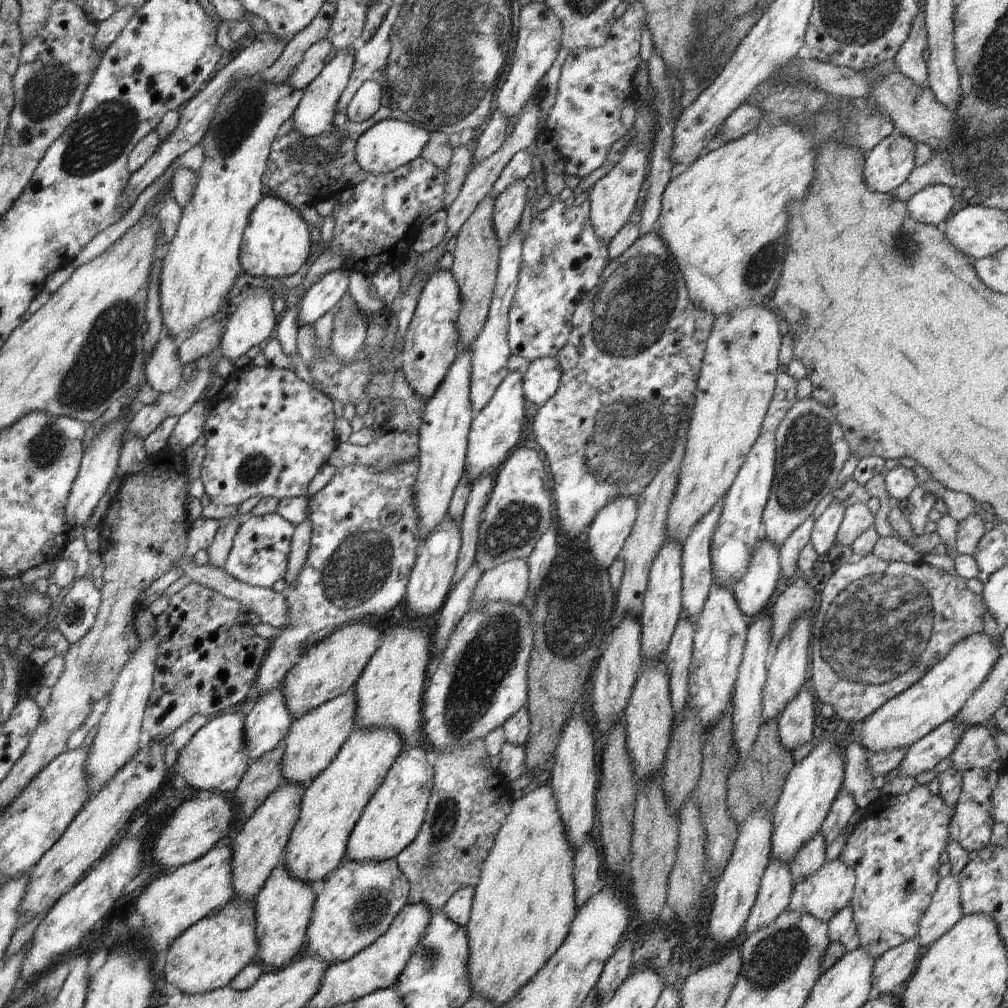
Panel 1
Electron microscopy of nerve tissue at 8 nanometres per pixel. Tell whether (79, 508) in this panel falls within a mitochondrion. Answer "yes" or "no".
no

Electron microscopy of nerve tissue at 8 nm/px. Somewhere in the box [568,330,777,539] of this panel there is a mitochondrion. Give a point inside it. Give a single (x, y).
(627, 435)

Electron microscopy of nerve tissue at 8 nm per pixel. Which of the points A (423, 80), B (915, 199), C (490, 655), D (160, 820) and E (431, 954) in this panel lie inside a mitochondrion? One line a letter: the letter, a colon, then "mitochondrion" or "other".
A: mitochondrion
B: other
C: mitochondrion
D: other
E: mitochondrion

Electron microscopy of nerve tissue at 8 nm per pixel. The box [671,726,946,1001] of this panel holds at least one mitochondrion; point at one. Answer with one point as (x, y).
(773, 960)

